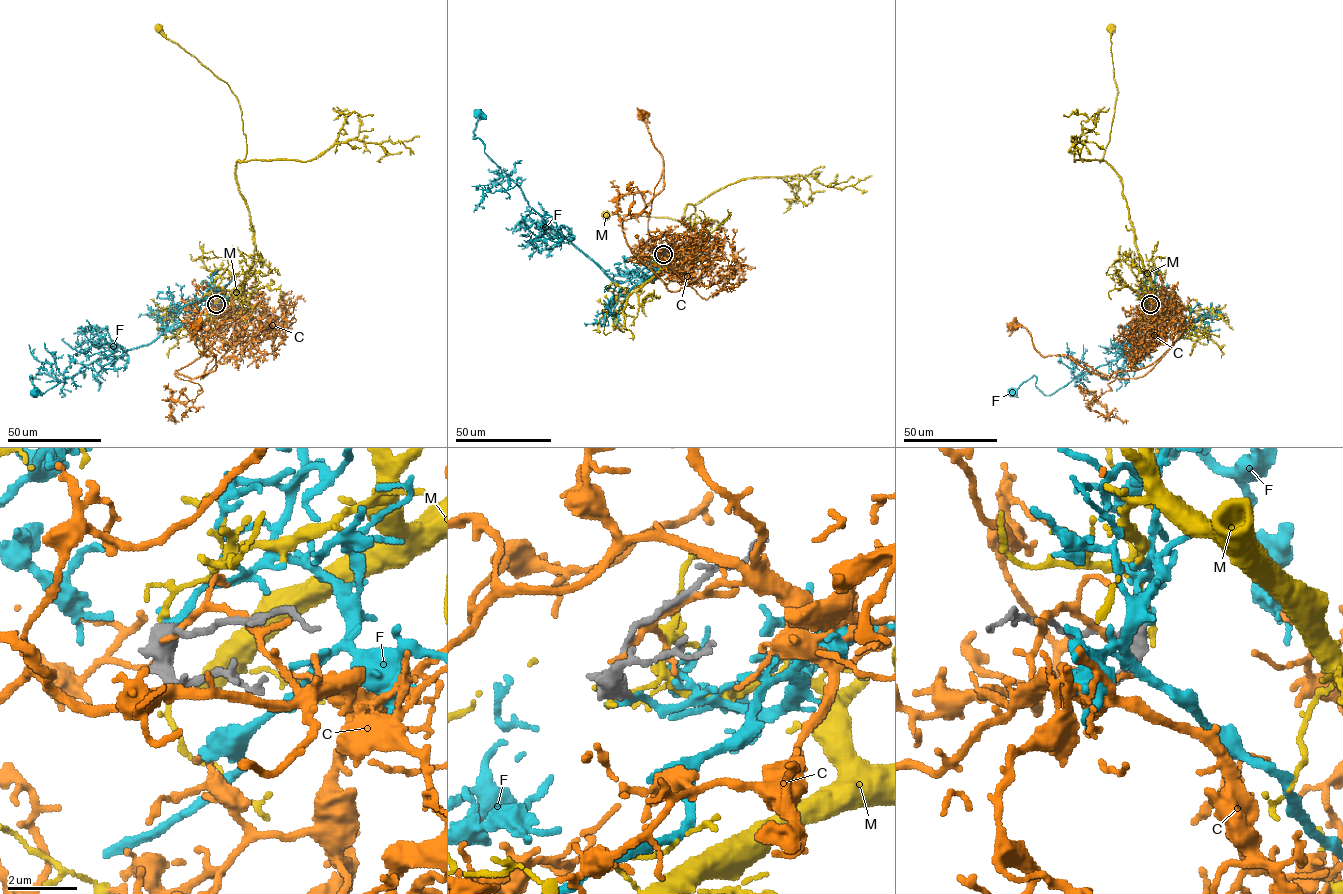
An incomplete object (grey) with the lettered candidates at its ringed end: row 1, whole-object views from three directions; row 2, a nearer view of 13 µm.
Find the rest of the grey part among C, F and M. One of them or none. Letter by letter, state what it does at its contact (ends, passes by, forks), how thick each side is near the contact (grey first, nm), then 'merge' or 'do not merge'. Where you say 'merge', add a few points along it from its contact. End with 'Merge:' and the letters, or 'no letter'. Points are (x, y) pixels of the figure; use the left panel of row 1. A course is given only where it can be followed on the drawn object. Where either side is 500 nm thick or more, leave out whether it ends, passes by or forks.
C: it ends there; 240 nm thick on the grey side, 200 nm on the other; do not merge
F: it ends there; 440 nm thick on the grey side, 240 nm on the other; merge; it runs (215, 304), (225, 304), (200, 324), (183, 324), (125, 351), (117, 345), (40, 395), (30, 376), (37, 397)
M: 500 nm thick on the grey side, 170 nm on the other; do not merge
Merge: F

